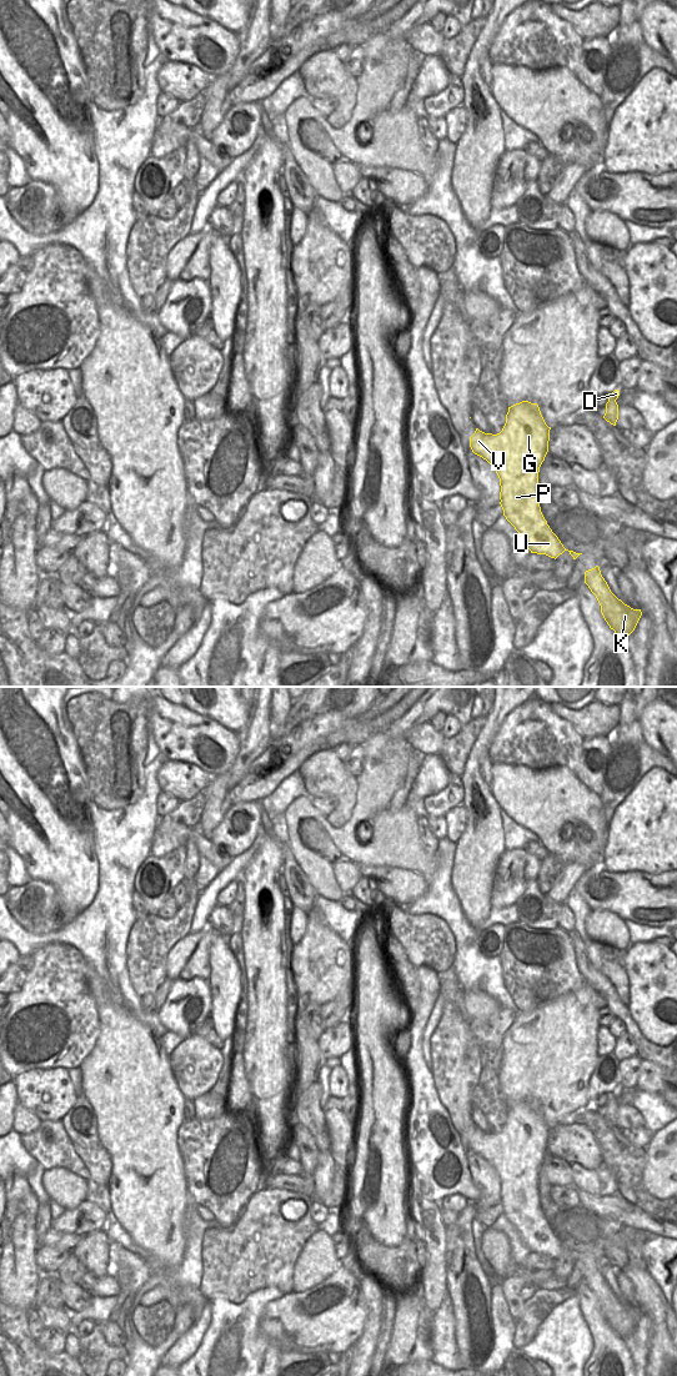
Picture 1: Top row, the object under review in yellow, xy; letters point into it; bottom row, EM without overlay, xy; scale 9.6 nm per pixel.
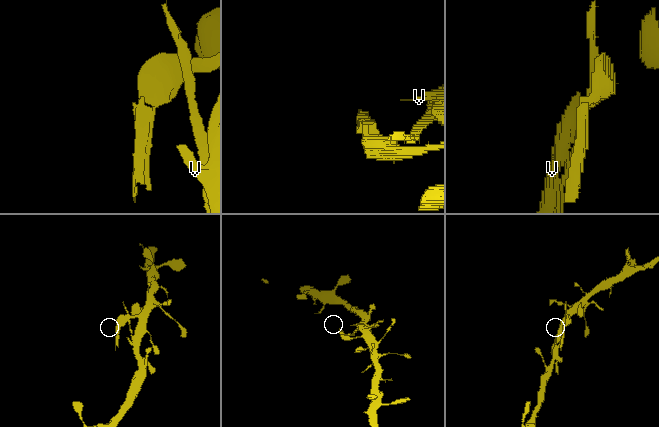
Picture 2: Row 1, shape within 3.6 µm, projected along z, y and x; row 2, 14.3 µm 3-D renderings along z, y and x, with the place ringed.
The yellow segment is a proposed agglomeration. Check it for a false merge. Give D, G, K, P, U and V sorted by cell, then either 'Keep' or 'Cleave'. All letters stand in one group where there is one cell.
Groups: D G P U V / K. Cleave.

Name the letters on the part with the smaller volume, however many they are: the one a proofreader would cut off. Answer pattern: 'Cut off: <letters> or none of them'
Cut off: K

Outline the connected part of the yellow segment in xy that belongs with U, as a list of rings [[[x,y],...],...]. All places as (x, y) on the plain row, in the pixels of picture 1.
[[[522,1100],[508,1106],[506,1123],[497,1134],[485,1133],[476,1128],[470,1136],[472,1151],[486,1159],[500,1177],[500,1204],[503,1215],[518,1231],[531,1252],[557,1257],[566,1247],[545,1219],[538,1197],[538,1171],[548,1151],[550,1129],[537,1103]]]

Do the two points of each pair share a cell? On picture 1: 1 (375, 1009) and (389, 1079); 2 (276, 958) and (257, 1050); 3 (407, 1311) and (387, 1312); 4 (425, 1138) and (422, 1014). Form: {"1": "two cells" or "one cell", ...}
{"1": "one cell", "2": "one cell", "3": "two cells", "4": "one cell"}

